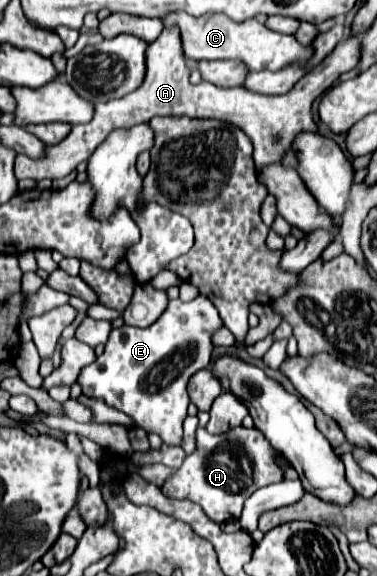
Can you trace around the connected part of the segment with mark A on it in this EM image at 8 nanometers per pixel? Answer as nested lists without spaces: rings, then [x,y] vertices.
[[[166,28],[150,46],[146,52],[146,78],[144,84],[126,94],[120,100],[108,100],[104,104],[94,104],[94,116],[86,124],[76,124],[72,126],[72,132],[54,146],[46,146],[46,156],[38,160],[30,160],[28,156],[18,154],[16,156],[16,178],[32,178],[36,182],[50,178],[62,178],[68,176],[80,162],[86,162],[92,152],[96,150],[98,144],[106,140],[106,136],[114,128],[132,128],[136,124],[148,122],[154,116],[190,116],[190,118],[218,118],[224,122],[234,122],[238,124],[248,138],[254,144],[254,162],[256,168],[262,168],[266,164],[282,160],[282,148],[286,144],[292,144],[294,136],[298,132],[318,132],[312,114],[310,114],[310,104],[322,96],[336,80],[340,74],[350,72],[358,64],[360,56],[360,36],[350,36],[344,38],[322,64],[312,68],[294,88],[286,94],[280,96],[264,96],[250,92],[246,88],[218,88],[208,82],[200,82],[192,86],[188,82],[188,68],[184,62],[182,54],[182,42],[180,42],[180,32],[178,28]]]

